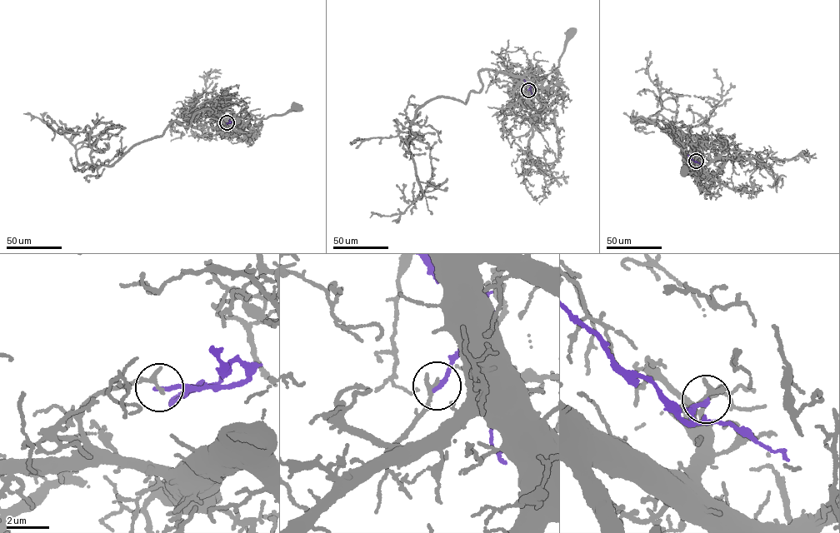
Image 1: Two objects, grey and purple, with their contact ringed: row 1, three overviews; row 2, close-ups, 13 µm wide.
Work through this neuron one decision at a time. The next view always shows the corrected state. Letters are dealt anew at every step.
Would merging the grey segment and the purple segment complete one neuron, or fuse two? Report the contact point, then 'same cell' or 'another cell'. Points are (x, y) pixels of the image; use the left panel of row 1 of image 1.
at (227, 122); another cell

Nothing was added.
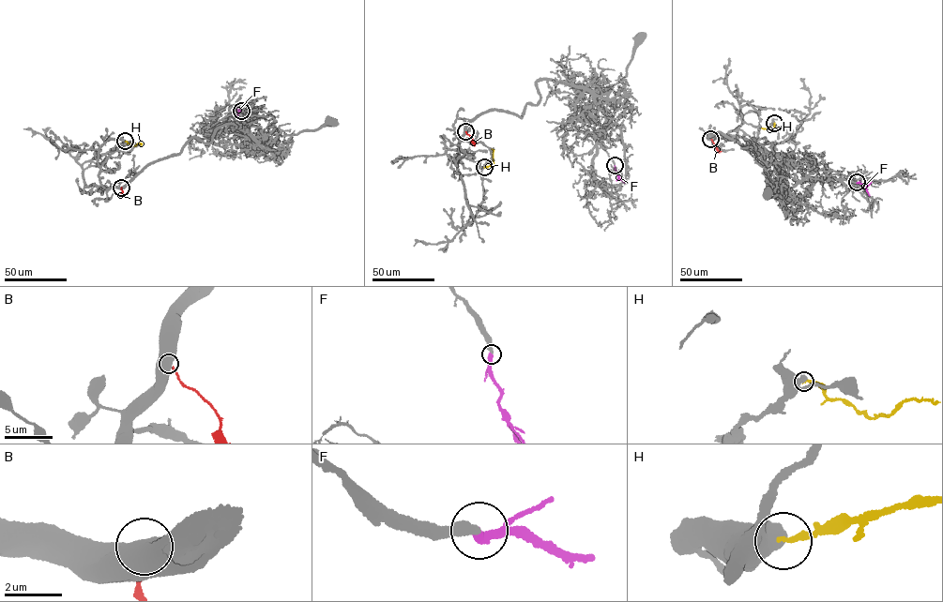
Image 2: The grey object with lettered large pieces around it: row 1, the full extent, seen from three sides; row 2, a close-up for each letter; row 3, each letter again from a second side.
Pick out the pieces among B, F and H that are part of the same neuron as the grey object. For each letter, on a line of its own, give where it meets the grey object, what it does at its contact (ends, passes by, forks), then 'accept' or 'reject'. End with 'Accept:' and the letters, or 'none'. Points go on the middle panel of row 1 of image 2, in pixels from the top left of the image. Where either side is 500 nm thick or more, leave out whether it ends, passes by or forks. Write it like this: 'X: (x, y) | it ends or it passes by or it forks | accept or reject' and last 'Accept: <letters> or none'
B: (465, 131) | reject
F: (615, 165) | it ends | accept
H: (484, 167) | reject
Accept: F

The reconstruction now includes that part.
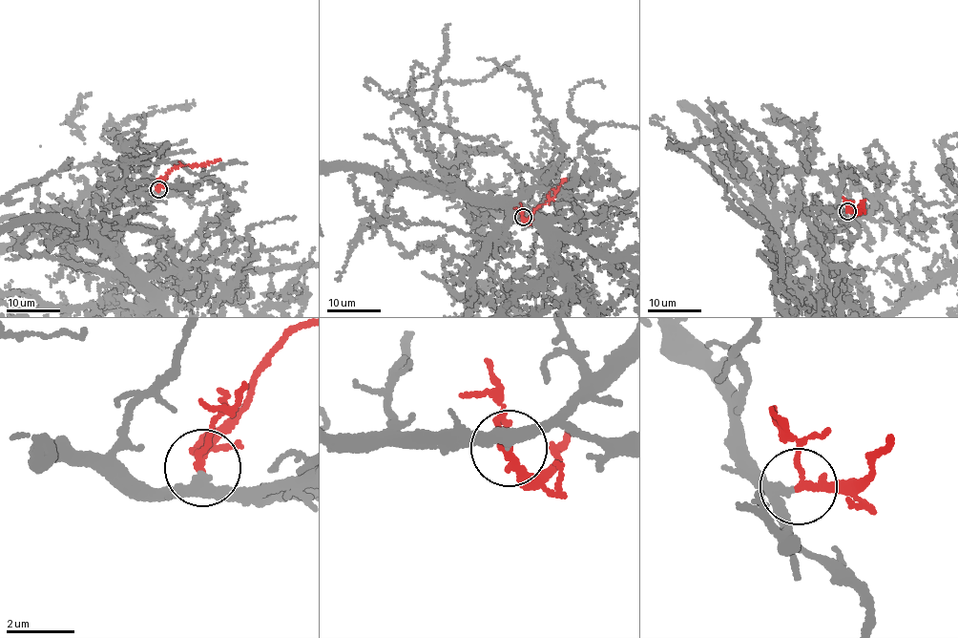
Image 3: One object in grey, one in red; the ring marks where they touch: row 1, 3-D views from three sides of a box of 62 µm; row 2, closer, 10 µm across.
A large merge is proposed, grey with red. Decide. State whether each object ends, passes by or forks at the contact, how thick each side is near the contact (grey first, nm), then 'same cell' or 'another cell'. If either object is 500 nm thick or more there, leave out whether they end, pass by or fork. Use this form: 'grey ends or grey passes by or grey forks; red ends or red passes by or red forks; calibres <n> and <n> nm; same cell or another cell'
grey passes by; red passes by; calibres 280 and 190 nm; same cell

